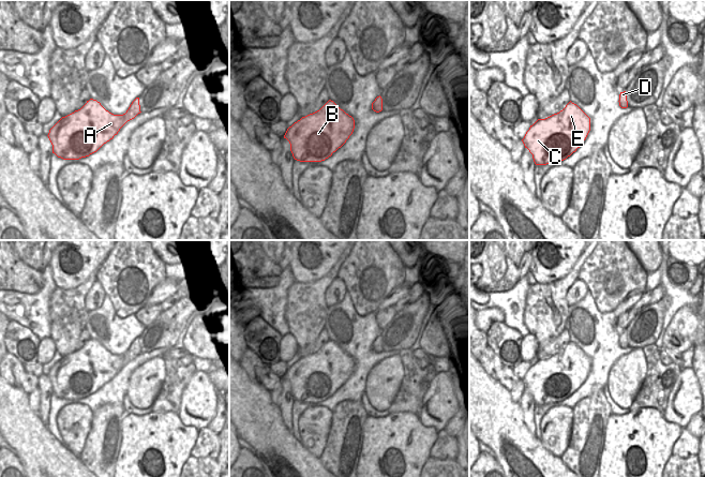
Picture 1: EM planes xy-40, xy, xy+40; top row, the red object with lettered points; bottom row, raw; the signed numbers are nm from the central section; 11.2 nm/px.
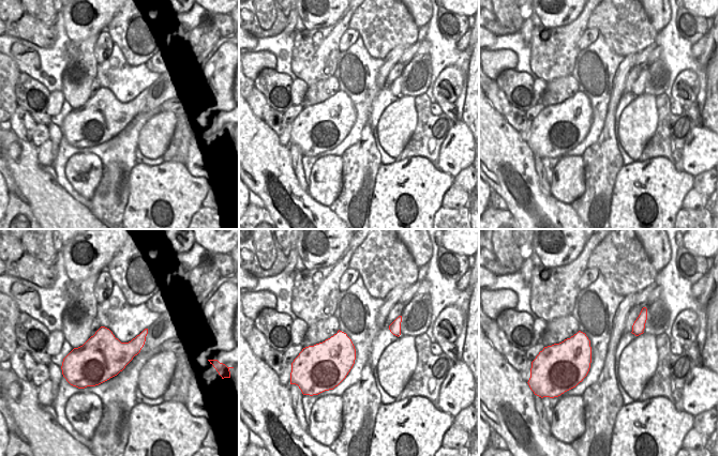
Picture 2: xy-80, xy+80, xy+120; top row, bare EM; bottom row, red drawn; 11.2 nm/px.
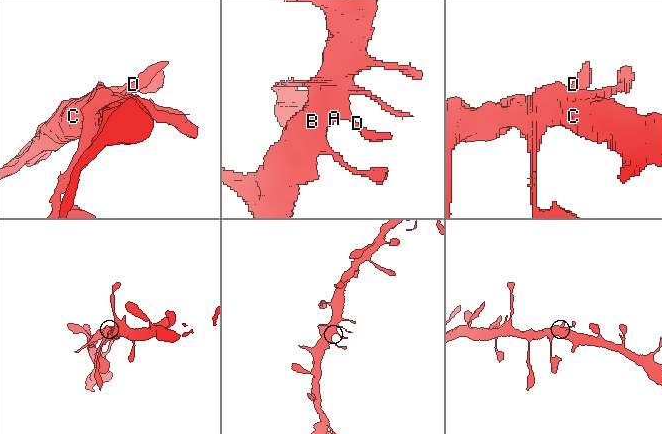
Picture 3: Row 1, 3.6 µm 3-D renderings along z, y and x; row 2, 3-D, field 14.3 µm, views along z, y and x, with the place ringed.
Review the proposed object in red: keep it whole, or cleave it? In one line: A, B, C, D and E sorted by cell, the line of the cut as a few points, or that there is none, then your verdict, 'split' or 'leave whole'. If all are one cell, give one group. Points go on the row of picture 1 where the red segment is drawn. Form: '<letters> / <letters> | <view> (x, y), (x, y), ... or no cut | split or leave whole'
A B C D E | no cut | leave whole

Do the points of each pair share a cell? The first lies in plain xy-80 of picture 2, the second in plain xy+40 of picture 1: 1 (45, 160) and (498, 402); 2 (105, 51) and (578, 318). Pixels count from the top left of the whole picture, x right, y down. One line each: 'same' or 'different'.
1: different
2: different

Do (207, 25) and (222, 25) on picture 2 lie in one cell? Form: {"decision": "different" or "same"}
{"decision": "same"}

